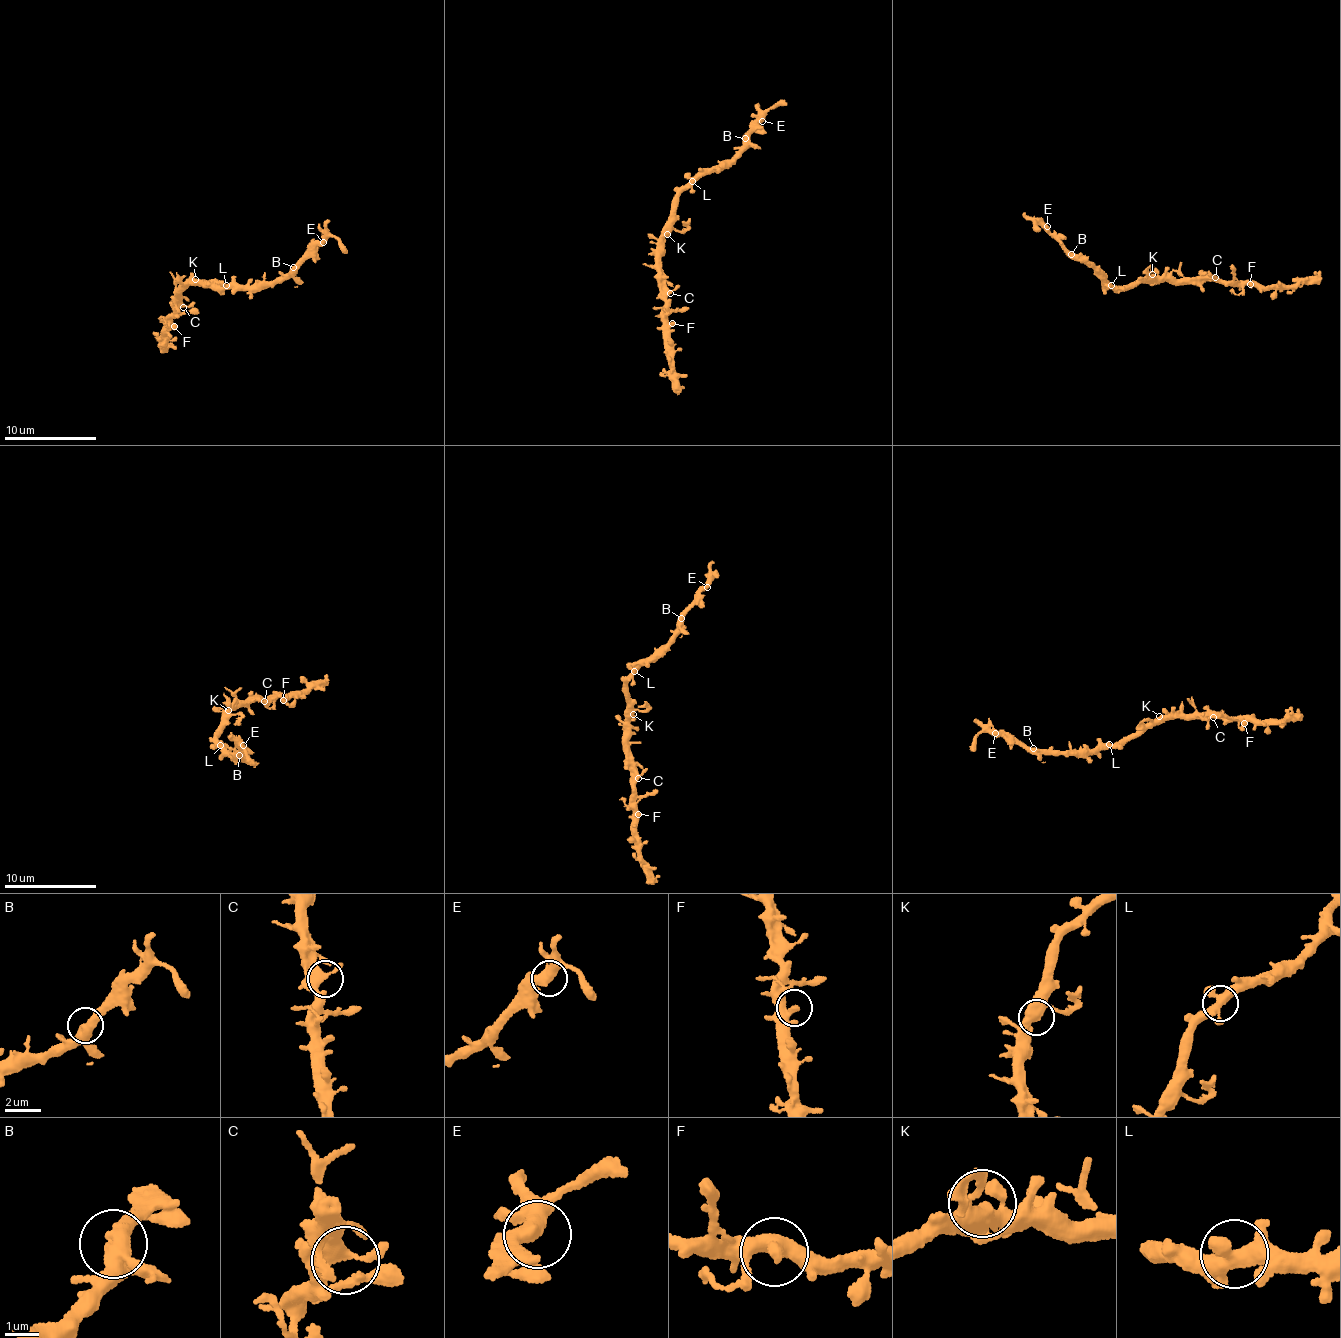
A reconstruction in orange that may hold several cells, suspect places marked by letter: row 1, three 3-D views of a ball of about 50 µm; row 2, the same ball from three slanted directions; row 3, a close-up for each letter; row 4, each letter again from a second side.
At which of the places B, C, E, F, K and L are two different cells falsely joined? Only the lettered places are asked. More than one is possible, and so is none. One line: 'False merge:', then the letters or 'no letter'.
False merge: no letter

